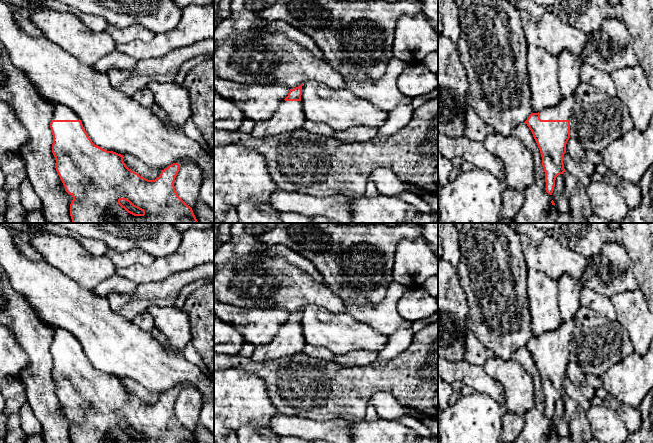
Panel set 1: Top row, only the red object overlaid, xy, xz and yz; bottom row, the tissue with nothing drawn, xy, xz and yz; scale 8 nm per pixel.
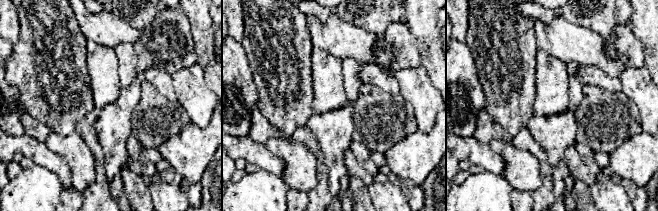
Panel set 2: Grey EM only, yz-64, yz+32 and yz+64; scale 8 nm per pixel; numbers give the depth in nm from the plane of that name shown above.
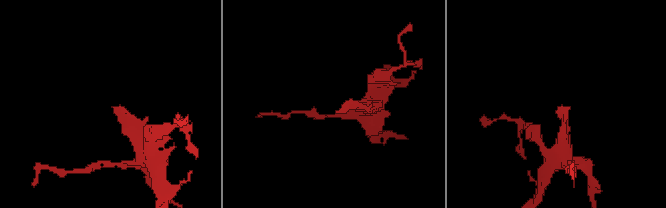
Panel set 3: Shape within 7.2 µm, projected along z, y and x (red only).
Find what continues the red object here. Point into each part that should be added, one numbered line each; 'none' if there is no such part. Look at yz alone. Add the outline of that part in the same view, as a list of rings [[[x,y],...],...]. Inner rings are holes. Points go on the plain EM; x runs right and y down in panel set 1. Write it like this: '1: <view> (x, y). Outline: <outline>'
1: yz (562, 335). Outline: [[[576,317],[569,321],[563,321],[561,325],[553,331],[544,333],[540,337],[541,344],[570,344],[572,332],[575,327]]]

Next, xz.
1: xz (289, 340). Outline: [[[283,324],[271,342],[255,346],[250,358],[253,361],[272,361],[279,357],[301,353],[305,345],[301,325]]]

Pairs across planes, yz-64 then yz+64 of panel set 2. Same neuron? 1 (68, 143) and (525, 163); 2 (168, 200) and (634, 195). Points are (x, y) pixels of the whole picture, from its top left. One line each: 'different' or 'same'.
1: same
2: different

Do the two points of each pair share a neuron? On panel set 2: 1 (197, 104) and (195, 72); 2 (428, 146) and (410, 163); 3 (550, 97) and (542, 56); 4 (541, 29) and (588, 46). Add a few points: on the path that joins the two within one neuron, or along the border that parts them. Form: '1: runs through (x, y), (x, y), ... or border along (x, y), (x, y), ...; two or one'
1: runs through (195, 96), (195, 80); one
2: runs through (424, 150), (414, 159); one
3: runs through (550, 87), (550, 71), (546, 66); one
4: runs through (553, 38), (560, 38), (569, 43), (576, 44); one

